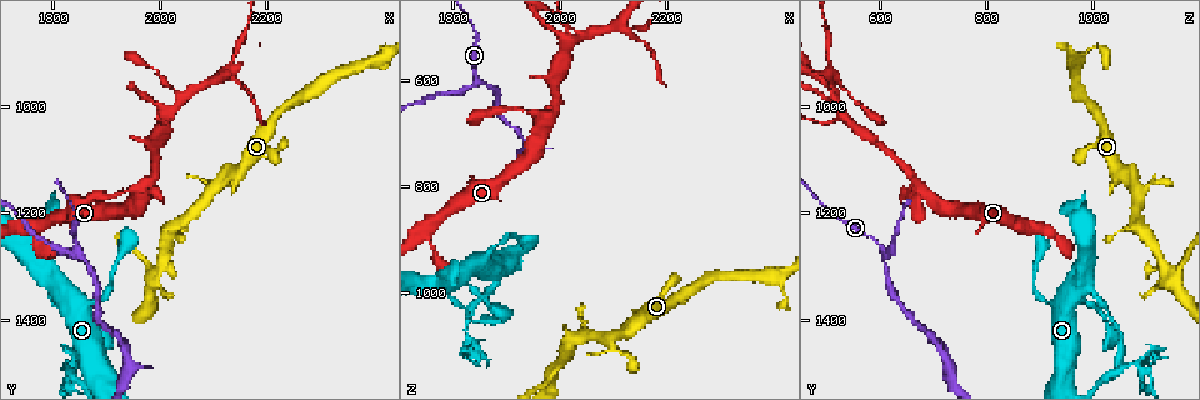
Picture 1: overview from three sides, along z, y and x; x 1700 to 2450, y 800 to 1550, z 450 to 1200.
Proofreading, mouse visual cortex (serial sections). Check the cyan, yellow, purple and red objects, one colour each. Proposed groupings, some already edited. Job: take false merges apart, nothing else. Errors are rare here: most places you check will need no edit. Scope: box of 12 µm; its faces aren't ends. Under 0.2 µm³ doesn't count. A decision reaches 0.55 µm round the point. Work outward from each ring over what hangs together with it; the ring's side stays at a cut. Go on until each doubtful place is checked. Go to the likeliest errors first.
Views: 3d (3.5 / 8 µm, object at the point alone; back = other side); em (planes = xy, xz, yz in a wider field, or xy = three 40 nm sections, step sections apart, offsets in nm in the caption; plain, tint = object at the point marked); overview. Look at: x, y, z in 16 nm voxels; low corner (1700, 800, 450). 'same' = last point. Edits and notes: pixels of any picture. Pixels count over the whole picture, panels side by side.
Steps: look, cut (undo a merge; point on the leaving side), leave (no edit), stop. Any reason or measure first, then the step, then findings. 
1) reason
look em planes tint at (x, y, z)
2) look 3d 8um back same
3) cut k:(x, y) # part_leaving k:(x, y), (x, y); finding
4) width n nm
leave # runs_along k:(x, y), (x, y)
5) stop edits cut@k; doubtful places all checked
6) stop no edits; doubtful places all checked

look 3d 3.5um at (2020, 1015, 530)

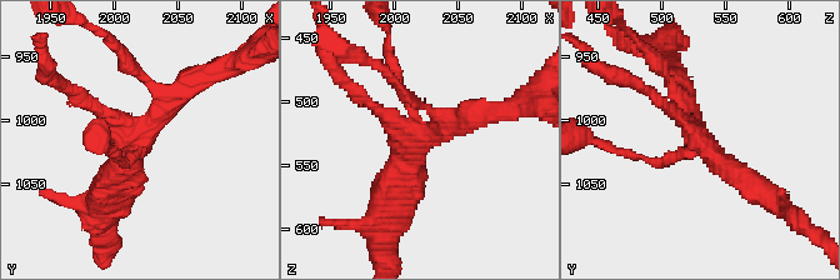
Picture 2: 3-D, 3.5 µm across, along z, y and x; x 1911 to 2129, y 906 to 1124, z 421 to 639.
arms 4; arm_widths 100, 200, 300, 300 nm
look em xy step 1 tint at (2020, 1010, 528)

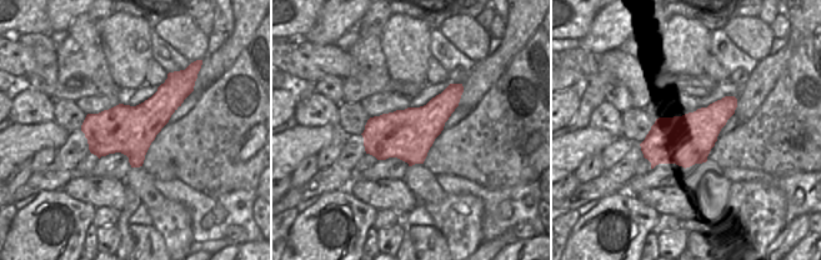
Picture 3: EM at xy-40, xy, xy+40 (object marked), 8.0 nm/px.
leave # runs_along 2:(104, 185), (200, 78); continuous, no second cell

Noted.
three-way junction
look 3d 3.5um at (1995, 1300, 1135)

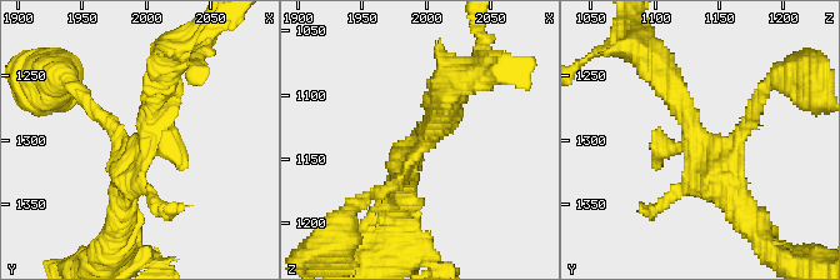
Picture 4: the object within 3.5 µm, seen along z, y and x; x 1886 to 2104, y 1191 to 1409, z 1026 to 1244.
look em xy step 3 tint at (2002, 1306, 1136)

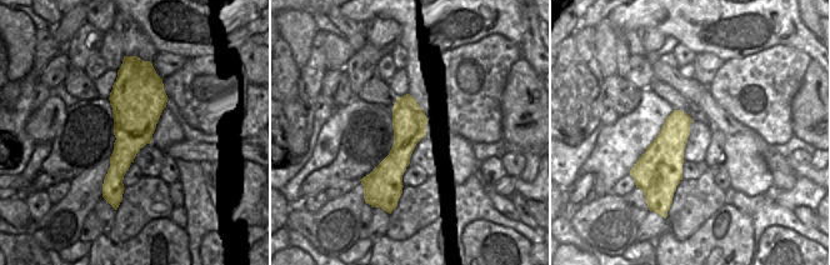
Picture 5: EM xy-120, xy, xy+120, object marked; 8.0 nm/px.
width 280 nm
leave # runs_along 5:(408, 98), (395, 198); all the same cell

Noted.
abrupt turn
look 3d 3.5um at (1850, 1270, 600)

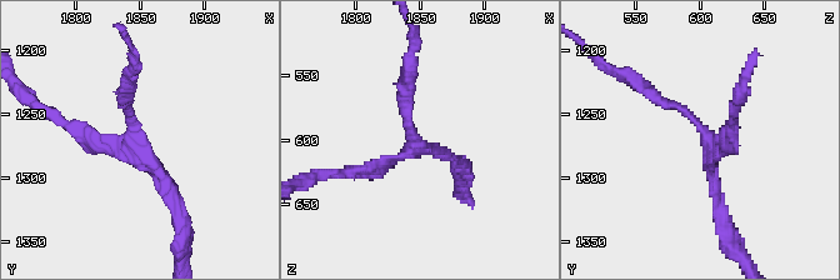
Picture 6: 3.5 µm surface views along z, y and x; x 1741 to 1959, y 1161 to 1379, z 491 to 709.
shape alone is not enough
look em xy step 5 tint at (1846, 1268, 606)

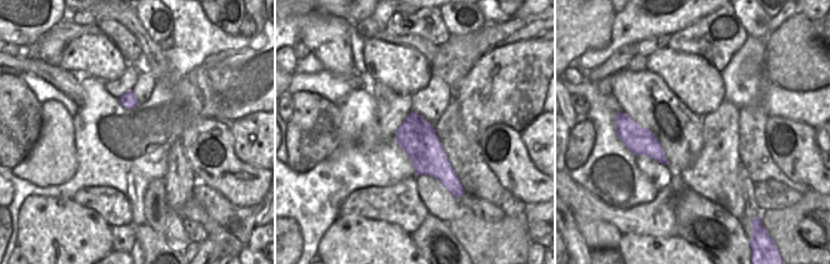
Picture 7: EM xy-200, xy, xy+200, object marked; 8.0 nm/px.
leave # runs_along 6:(646, 89), (704, 131), (720, 208); one cell here

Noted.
stop no edits; doubtful places all checked

